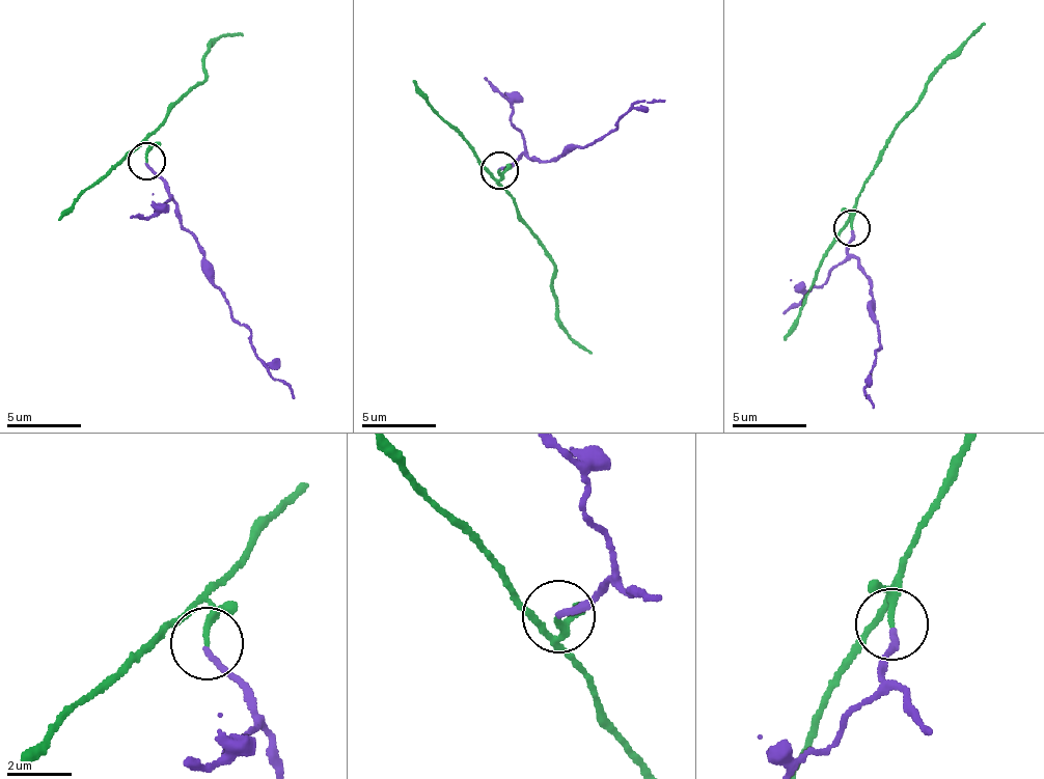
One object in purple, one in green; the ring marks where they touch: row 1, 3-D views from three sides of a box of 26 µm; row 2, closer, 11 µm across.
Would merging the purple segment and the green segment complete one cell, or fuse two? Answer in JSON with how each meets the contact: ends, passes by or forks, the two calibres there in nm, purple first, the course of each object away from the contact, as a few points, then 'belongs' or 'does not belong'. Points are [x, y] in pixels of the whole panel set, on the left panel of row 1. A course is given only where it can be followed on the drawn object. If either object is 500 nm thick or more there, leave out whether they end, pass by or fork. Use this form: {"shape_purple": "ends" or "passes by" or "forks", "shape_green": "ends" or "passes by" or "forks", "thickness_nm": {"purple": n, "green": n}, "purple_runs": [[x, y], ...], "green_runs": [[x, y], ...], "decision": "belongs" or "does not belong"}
{"shape_purple": "ends", "shape_green": "passes by", "thickness_nm": {"purple": 190, "green": 130}, "purple_runs": [[145, 162], [196, 242], [203, 273], [232, 318], [252, 333], [252, 353], [293, 399]], "green_runs": [[145, 162], [148, 132], [181, 93], [204, 79], [205, 48], [226, 35], [244, 36]], "decision": "does not belong"}

